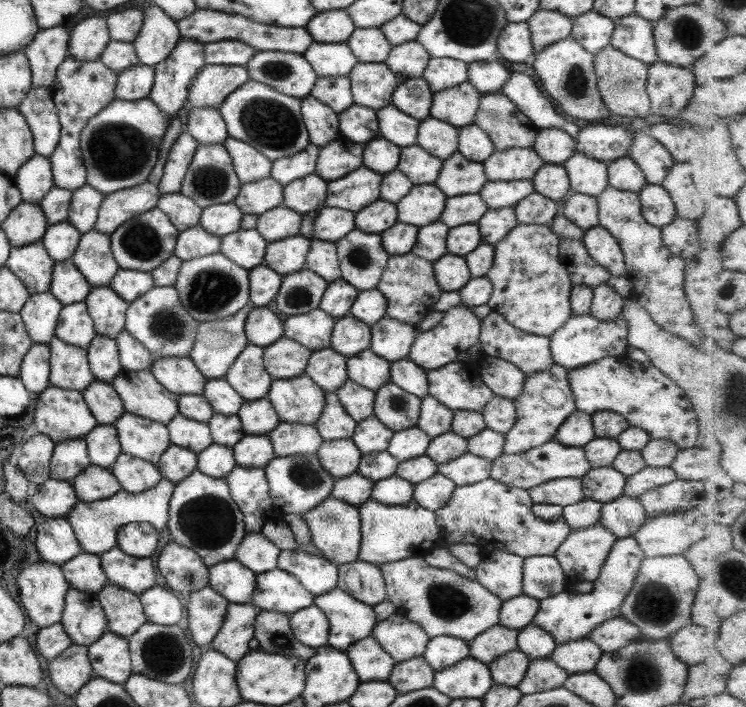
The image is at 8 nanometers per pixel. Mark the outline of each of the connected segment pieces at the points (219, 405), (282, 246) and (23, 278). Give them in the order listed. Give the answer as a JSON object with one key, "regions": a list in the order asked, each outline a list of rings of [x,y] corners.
{"regions":[[[[207,379],[202,390],[202,396],[211,406],[212,412],[231,416],[237,414],[244,402],[227,382],[222,379]]],[[[298,234],[268,242],[262,264],[280,275],[301,270],[305,266],[309,243],[310,239],[303,238]]],[[[40,240],[25,246],[11,247],[5,266],[23,283],[29,294],[44,293],[49,290],[53,259],[45,252]]]]}

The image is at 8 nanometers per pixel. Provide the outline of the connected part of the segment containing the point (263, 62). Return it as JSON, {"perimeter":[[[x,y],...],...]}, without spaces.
{"perimeter":[[[255,51],[245,64],[247,78],[271,87],[281,94],[305,98],[317,76],[300,54],[279,51]]]}

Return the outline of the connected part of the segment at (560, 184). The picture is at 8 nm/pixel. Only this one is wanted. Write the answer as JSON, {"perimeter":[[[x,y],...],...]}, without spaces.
{"perimeter":[[[543,163],[530,181],[533,190],[549,200],[564,199],[569,193],[569,182],[562,165]]]}

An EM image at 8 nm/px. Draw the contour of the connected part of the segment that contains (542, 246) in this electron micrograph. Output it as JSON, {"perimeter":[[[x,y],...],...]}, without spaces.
{"perimeter":[[[549,225],[514,226],[497,244],[493,245],[493,264],[489,267],[486,277],[492,284],[492,293],[486,302],[490,310],[500,314],[517,330],[537,336],[550,337],[553,331],[561,327],[572,315],[569,292],[572,288],[564,263],[558,254],[559,238]]]}

